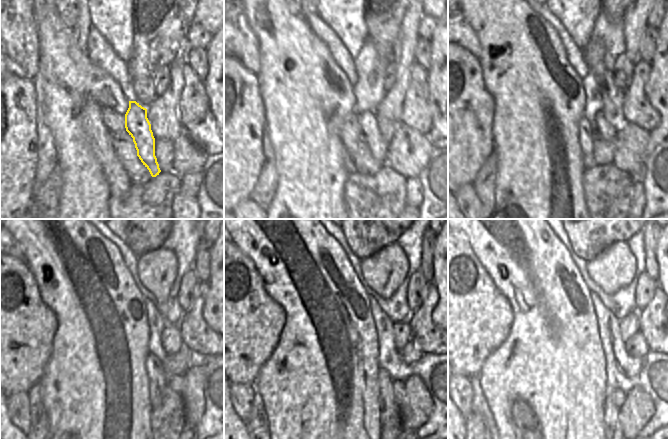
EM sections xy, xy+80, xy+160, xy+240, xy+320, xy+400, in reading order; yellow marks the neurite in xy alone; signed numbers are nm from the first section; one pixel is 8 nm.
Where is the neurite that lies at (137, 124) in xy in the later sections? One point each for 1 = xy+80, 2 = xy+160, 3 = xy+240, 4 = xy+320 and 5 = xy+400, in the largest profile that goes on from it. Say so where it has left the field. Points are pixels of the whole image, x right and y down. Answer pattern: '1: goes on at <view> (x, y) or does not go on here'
1: goes on at xy+80 (368, 120)
2: goes on at xy+160 (607, 132)
3: goes on at xy+240 (171, 341)
4: goes on at xy+320 (401, 331)
5: goes on at xy+400 (629, 325)

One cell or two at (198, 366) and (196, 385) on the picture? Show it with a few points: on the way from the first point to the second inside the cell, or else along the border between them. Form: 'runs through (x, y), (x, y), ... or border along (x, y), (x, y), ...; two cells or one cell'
runs through (197, 371), (196, 380); one cell

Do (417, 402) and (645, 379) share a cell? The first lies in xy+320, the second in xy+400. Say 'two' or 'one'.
two

